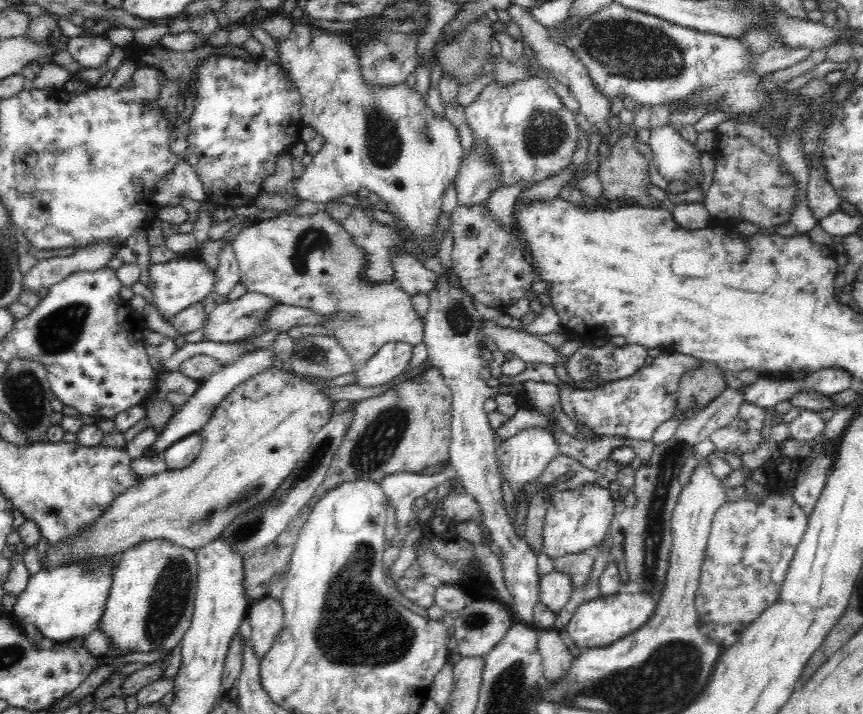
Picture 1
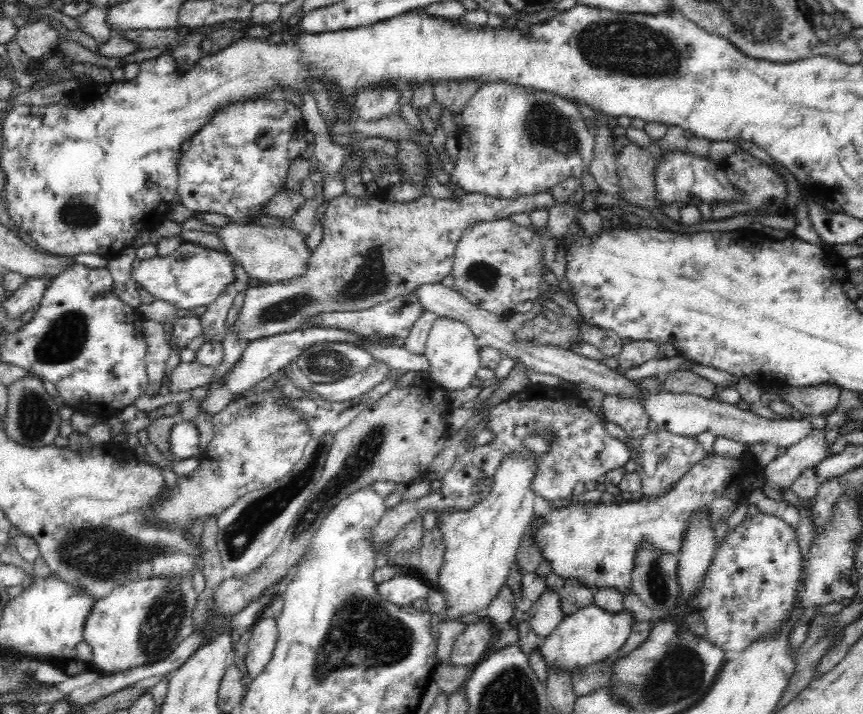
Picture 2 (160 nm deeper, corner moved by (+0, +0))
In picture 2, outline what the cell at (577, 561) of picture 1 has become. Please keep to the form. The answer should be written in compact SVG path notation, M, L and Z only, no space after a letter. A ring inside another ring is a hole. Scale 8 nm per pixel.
M548 574L545 578L547 590L556 592L560 599L560 609L564 617L574 614L577 610L590 606L594 602L594 591L580 582L563 580L556 574Z

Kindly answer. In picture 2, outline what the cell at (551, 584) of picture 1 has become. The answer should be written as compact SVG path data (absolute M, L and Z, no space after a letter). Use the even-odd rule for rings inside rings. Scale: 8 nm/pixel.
M550 590L544 592L527 613L530 615L527 624L538 638L546 638L552 634L565 618L560 609L558 594Z

